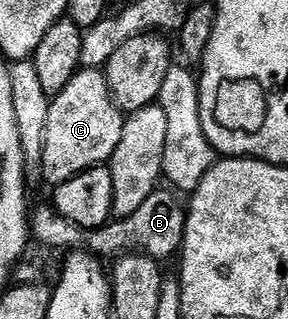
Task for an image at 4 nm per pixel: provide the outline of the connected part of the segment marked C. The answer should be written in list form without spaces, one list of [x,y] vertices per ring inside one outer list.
[[[81,68],[80,72],[74,75],[74,79],[66,83],[65,89],[50,101],[50,115],[46,119],[46,147],[42,151],[42,171],[45,182],[55,187],[82,171],[111,161],[114,147],[118,147],[118,139],[122,139],[124,119],[125,114],[121,113],[114,103],[103,72],[100,69]]]

